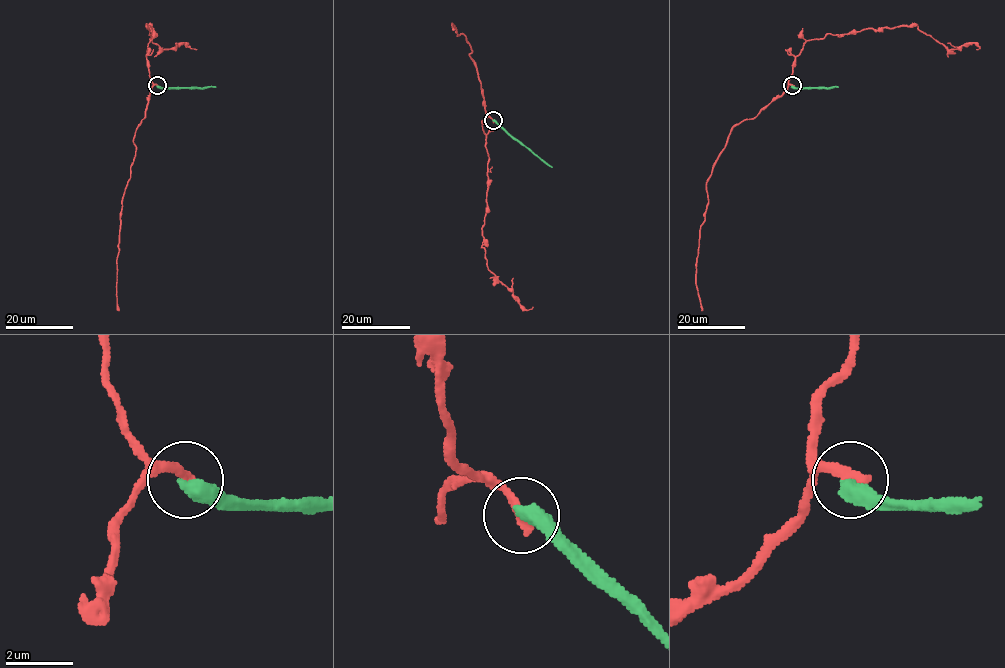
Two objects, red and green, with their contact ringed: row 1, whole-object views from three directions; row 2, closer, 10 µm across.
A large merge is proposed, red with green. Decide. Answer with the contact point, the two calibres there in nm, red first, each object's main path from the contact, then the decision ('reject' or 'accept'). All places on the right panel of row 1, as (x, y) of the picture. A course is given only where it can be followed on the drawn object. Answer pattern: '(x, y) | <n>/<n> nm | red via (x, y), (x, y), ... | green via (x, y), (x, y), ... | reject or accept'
(792, 85) | 320/500 nm | red via (792, 85), (753, 118), (741, 121), (733, 127), (706, 183), (708, 204), (700, 230), (695, 276), (701, 311) | green via (792, 85), (838, 87) | reject

